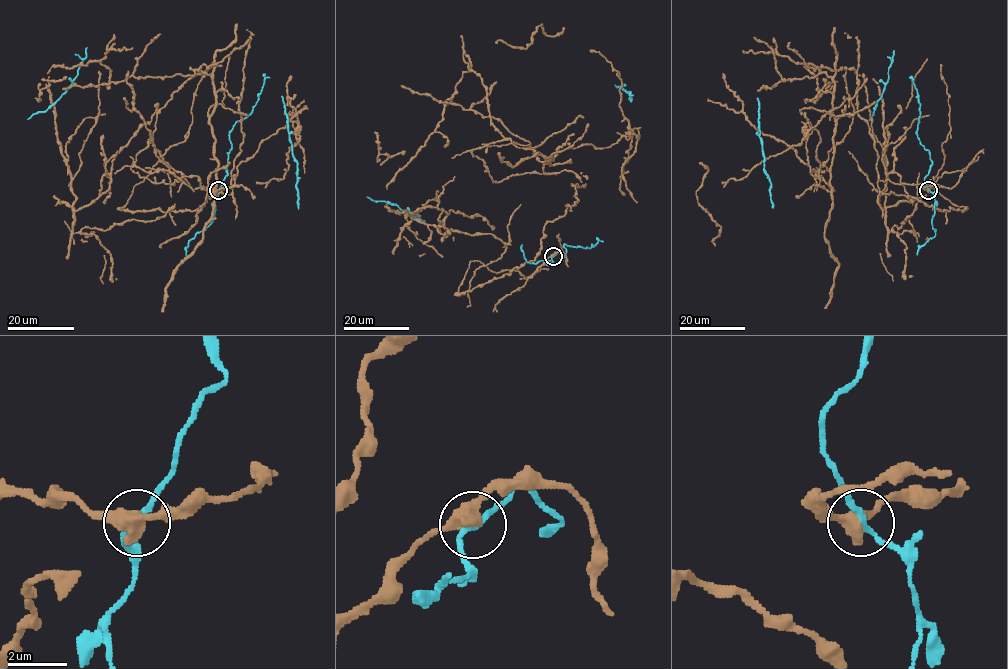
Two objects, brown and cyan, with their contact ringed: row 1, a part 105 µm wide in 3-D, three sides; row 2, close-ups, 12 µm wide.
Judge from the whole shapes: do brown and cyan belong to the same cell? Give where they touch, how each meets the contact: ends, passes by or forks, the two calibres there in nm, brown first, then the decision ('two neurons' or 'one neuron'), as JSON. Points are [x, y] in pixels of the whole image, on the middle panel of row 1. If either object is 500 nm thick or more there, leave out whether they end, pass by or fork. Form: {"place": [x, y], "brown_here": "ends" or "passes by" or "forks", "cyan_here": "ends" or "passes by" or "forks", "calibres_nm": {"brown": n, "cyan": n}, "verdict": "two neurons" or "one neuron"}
{"place": [553, 256], "brown_here": "passes by", "cyan_here": "passes by", "calibres_nm": {"brown": 480, "cyan": 180}, "verdict": "two neurons"}

